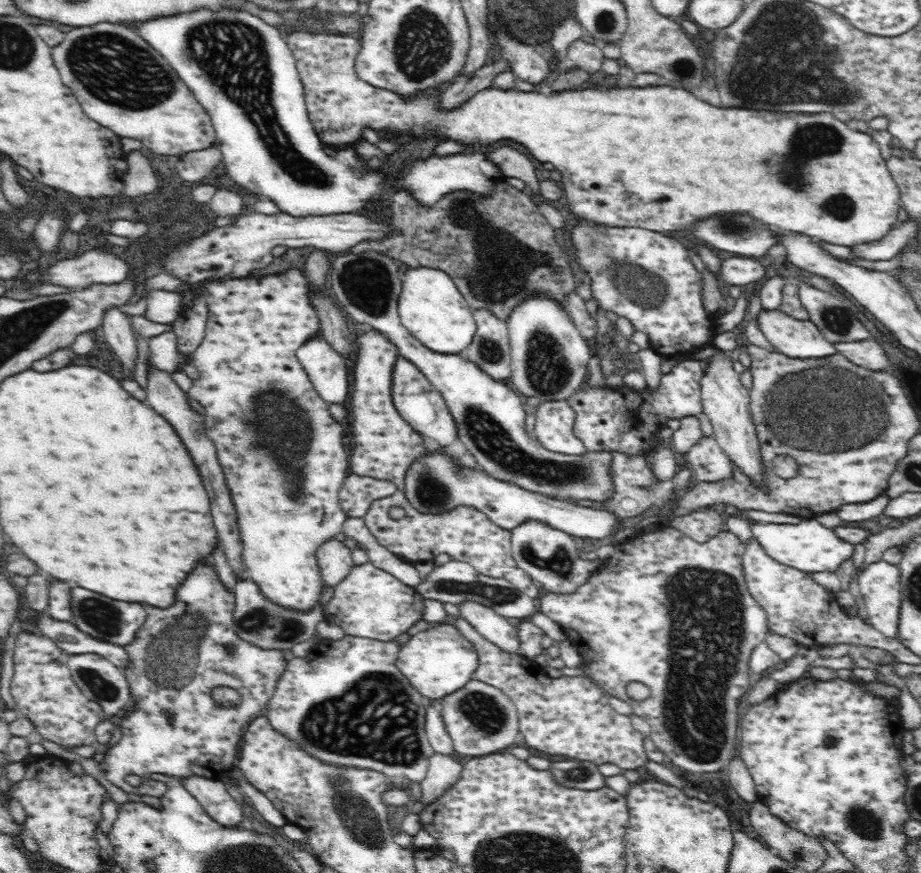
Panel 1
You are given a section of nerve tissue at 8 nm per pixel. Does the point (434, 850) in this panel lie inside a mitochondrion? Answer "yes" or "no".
no

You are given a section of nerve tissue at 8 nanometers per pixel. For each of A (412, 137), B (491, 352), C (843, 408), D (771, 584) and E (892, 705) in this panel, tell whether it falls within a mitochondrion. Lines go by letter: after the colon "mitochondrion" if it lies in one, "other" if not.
A: other
B: mitochondrion
C: mitochondrion
D: other
E: other

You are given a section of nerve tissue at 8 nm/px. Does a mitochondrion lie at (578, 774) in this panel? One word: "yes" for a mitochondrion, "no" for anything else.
yes

